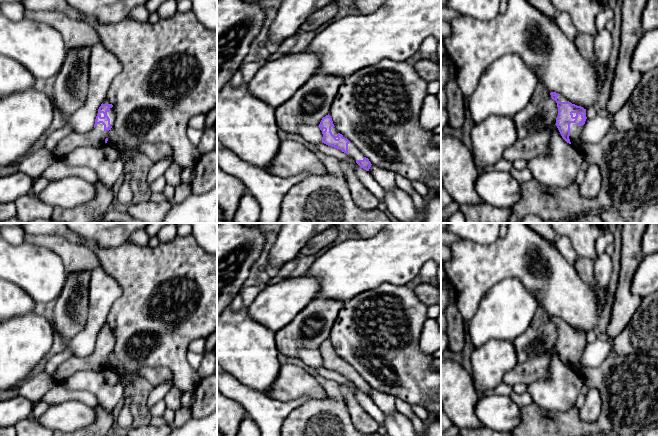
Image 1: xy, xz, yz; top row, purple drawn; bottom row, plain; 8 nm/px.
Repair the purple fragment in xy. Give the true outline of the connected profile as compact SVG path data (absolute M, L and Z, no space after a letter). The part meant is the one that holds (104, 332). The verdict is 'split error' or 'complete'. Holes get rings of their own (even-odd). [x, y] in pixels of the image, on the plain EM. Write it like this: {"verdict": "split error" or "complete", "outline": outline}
{"verdict": "split error", "outline": "M105 323L98 333L94 352L91 356L82 358L71 356L60 364L52 375L56 383L63 384L65 380L77 372L98 371L107 367L108 355L115 345L113 329Z"}

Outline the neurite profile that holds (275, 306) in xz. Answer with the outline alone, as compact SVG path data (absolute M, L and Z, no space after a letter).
M307 272L285 278L278 284L264 286L247 307L249 317L275 333L316 299L319 289L319 280Z

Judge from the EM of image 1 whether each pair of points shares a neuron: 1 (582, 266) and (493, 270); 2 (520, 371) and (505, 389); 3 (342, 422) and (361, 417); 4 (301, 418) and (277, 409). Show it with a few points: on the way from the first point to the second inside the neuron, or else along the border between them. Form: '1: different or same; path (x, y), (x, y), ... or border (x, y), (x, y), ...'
1: different; border (573, 267), (588, 286)
2: different; border (502, 381), (512, 387)
3: different; border (343, 400), (354, 425)
4: different; border (309, 400), (297, 406), (281, 425)

